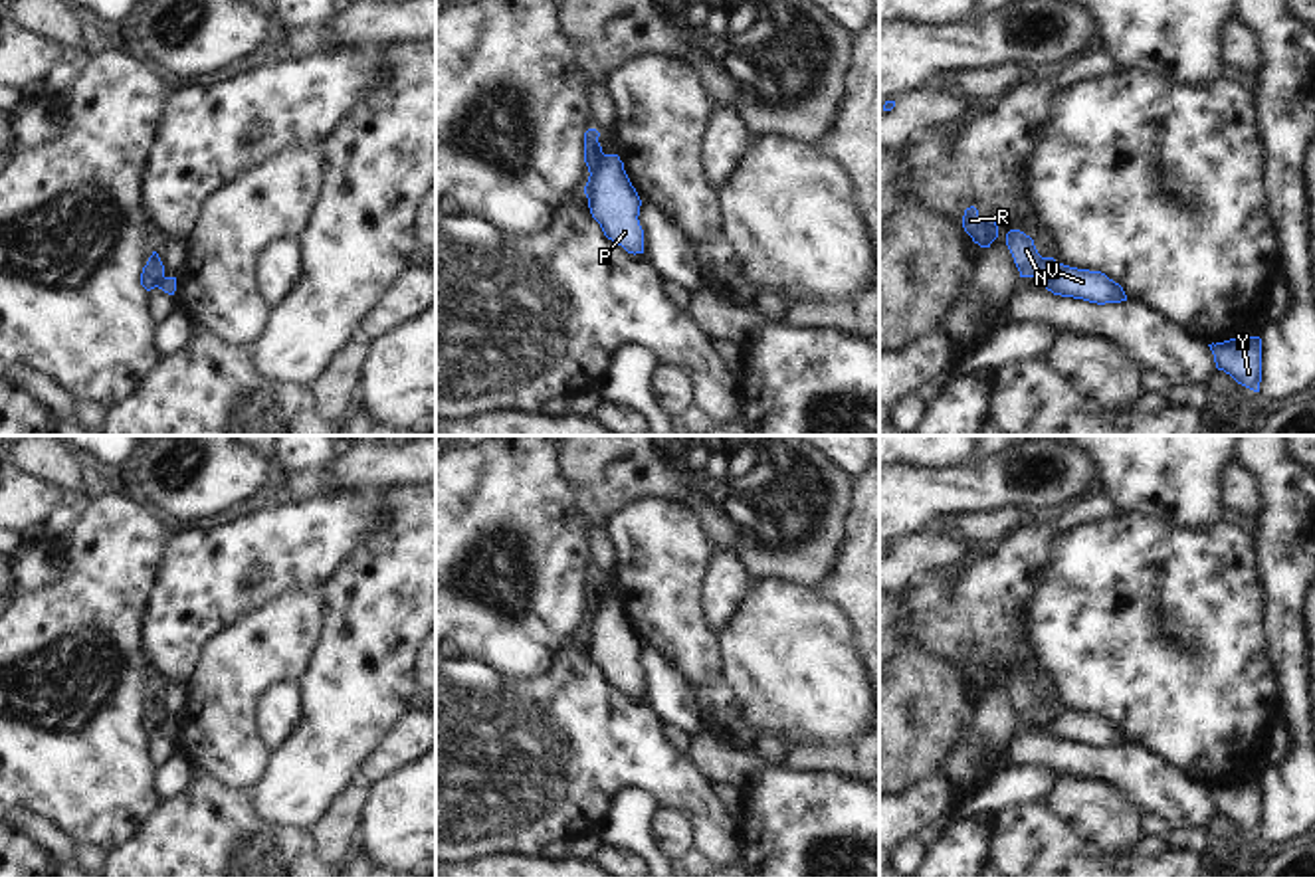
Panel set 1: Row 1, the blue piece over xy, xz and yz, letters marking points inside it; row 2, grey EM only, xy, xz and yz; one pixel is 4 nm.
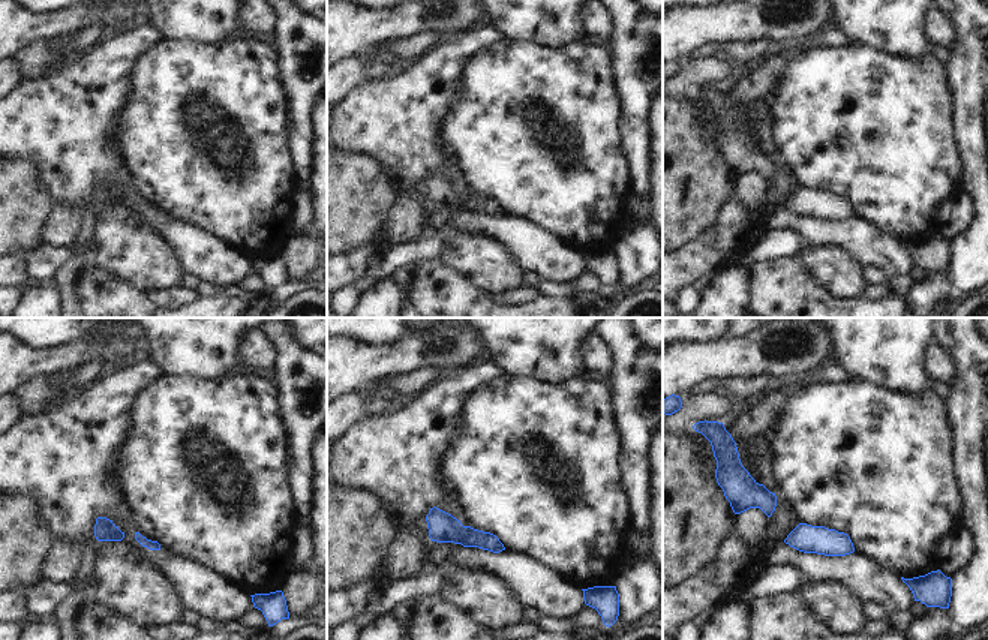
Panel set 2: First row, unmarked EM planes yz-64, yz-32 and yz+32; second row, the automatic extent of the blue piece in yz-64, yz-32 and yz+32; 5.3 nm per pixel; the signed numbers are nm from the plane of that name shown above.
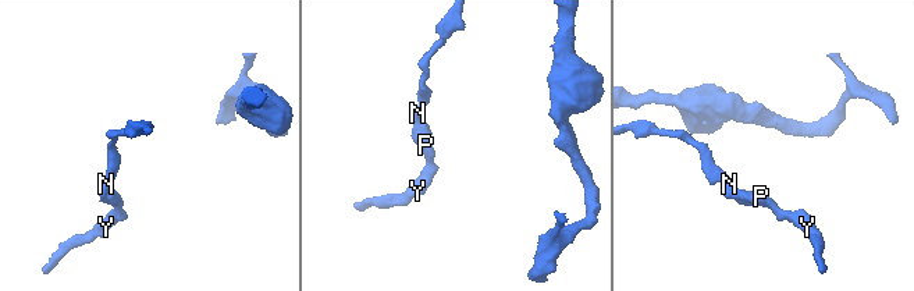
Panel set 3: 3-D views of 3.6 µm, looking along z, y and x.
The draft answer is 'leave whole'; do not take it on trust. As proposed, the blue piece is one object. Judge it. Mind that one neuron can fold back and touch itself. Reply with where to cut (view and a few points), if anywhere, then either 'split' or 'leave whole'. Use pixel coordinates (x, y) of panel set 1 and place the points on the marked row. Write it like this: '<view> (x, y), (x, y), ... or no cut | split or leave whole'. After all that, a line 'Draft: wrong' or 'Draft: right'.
yz (1060, 264), (1058, 272), (1042, 284) | split
Draft: wrong

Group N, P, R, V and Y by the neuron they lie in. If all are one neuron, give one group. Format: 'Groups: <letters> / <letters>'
Groups: N R / P V Y

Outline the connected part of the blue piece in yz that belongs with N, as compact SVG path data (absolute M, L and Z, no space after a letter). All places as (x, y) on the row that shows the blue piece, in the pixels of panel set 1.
M1020 230L1006 234L1006 245L1014 257L1020 277L1034 277L1040 285L1050 283L1060 269L1054 257L1042 257L1034 240Z

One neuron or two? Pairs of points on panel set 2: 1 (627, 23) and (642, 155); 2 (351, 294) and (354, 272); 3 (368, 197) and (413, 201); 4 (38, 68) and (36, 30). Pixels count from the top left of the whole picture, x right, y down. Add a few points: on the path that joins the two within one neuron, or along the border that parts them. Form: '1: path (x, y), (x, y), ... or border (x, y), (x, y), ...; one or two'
1: path (633, 56), (636, 122); one
2: border (354, 285), (342, 288); two
3: border (398, 197), (383, 227); two
4: border (47, 42), (30, 42), (15, 54); two

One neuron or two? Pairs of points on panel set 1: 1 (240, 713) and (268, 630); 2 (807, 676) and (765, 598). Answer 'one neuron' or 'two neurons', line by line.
1: one neuron
2: one neuron

